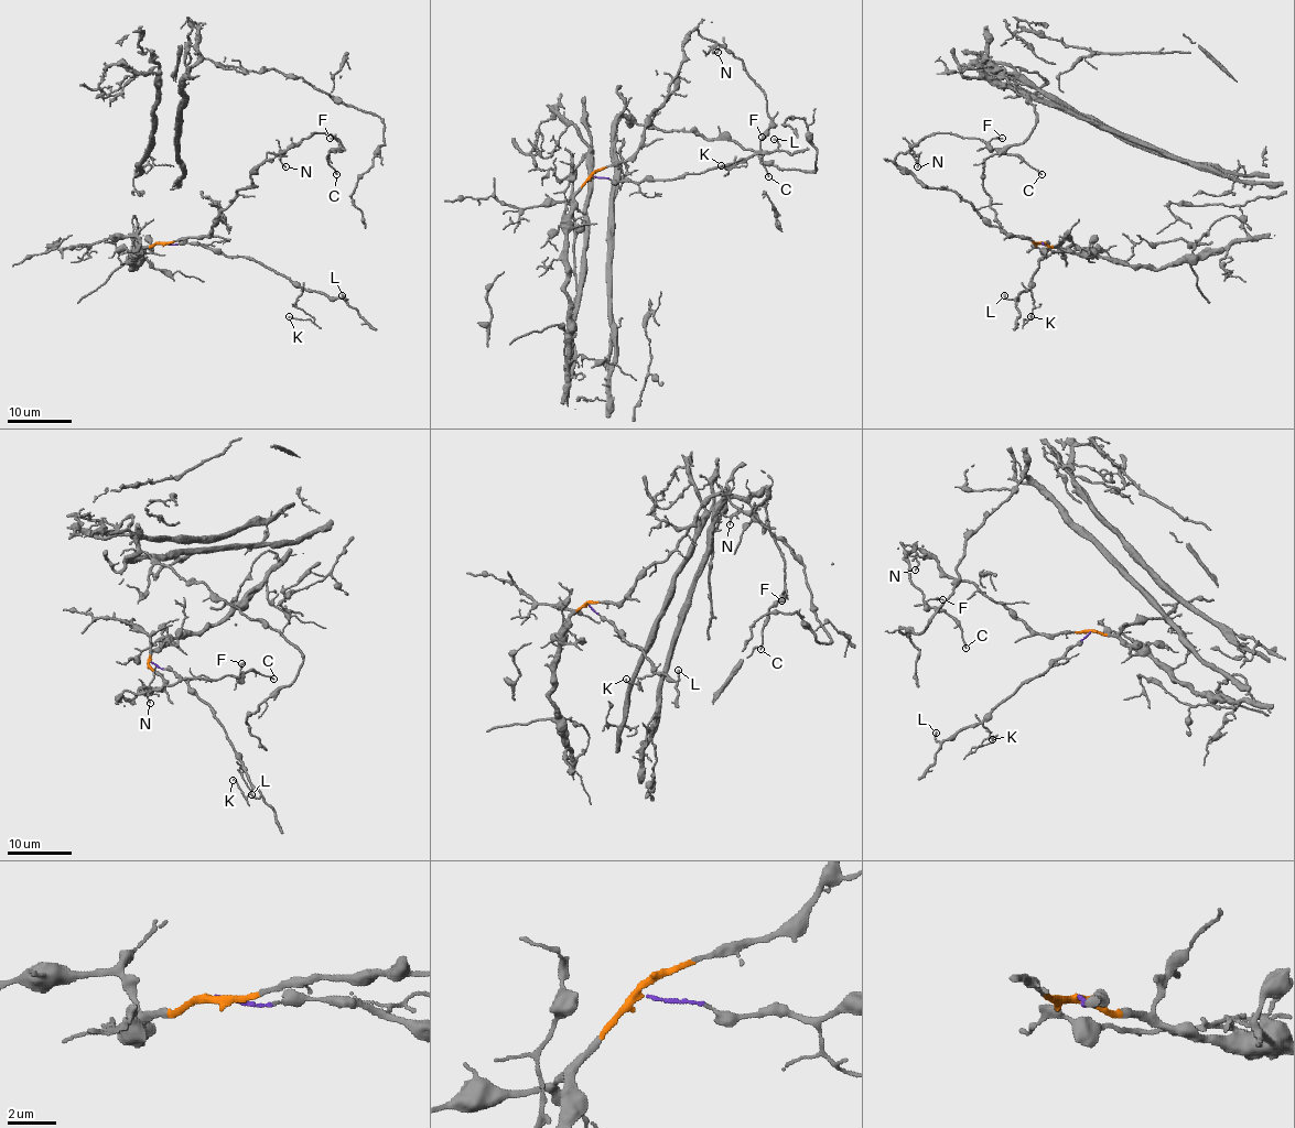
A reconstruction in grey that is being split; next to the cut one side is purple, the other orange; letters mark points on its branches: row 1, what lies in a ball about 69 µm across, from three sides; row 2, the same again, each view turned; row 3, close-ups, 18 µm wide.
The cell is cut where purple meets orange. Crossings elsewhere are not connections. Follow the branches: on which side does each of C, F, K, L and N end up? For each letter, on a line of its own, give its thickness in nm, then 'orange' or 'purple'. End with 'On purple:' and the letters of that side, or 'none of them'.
C: 120 nm | orange
F: 110 nm | orange
K: 70 nm | purple
L: 140 nm | purple
N: 110 nm | orange
On purple: K, L

